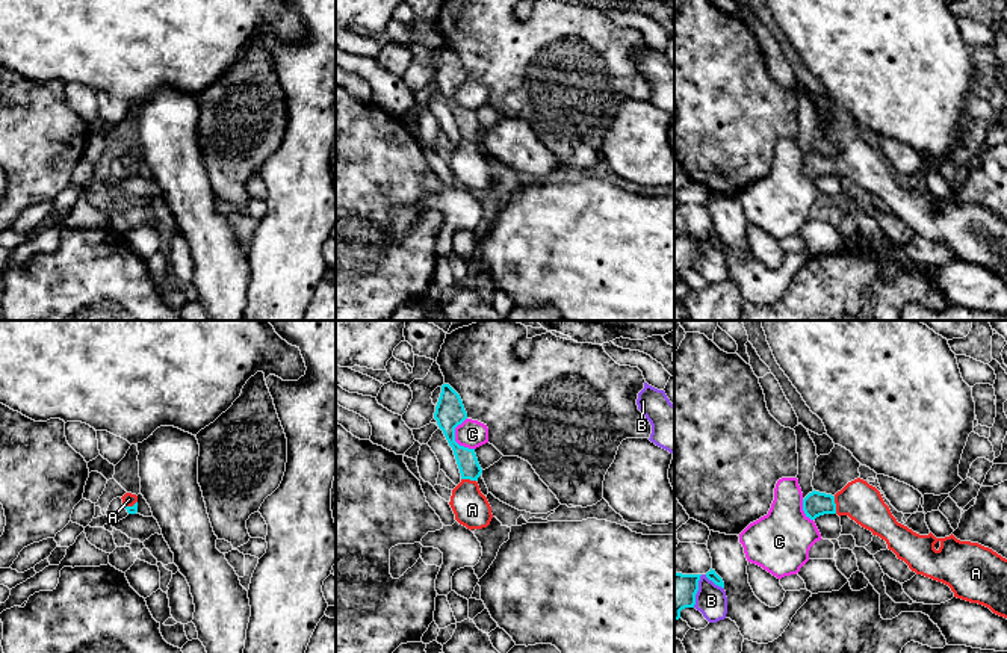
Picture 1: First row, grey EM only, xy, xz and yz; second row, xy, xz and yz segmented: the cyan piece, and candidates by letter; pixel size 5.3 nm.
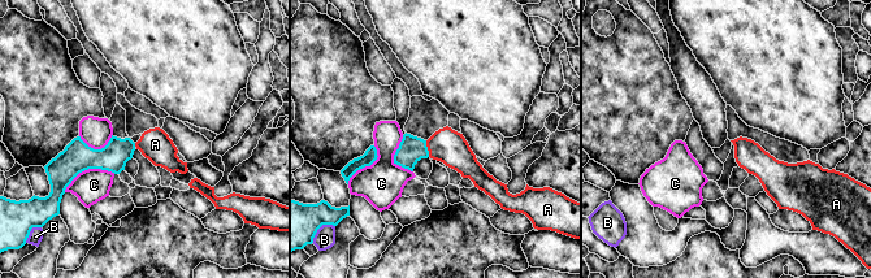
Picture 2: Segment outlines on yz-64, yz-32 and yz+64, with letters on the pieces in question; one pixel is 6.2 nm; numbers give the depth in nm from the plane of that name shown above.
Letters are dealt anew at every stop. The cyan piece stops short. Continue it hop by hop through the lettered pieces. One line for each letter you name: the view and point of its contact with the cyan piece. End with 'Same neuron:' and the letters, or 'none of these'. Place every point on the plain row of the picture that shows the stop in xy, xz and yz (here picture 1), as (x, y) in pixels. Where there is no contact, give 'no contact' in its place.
A: meets cyan in yz at (835, 167)
Same neuron: A

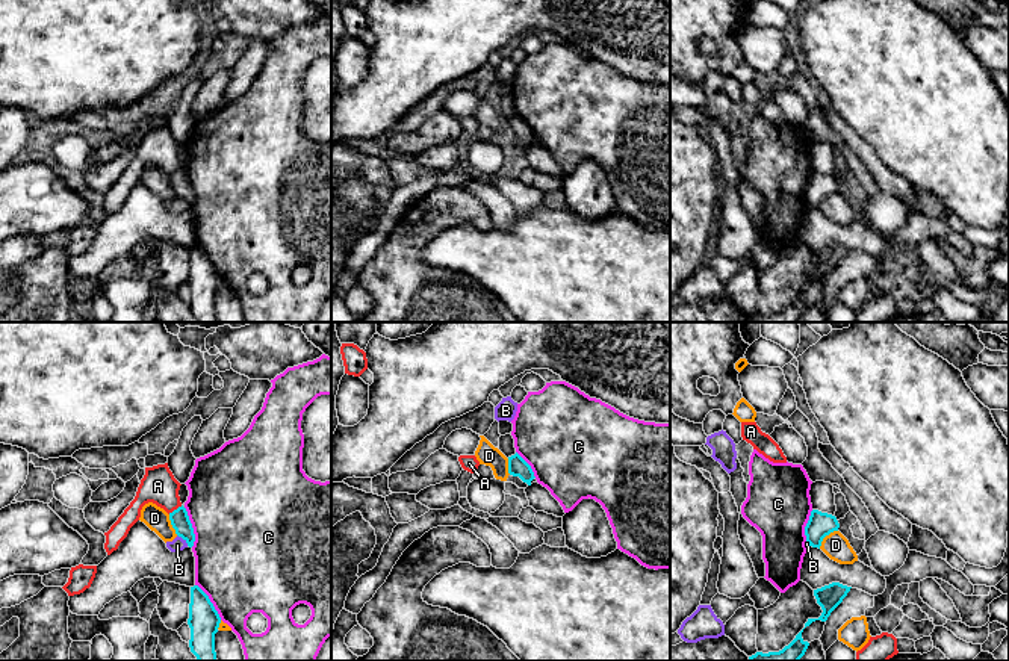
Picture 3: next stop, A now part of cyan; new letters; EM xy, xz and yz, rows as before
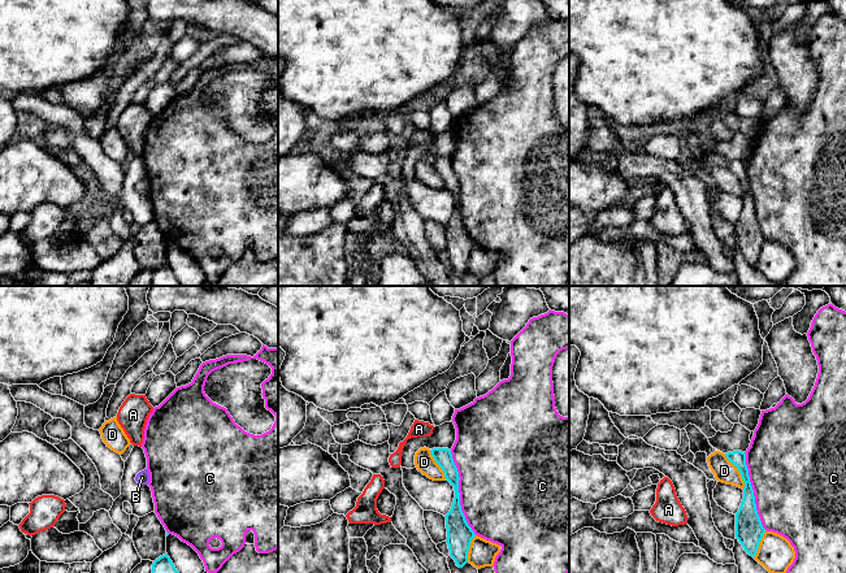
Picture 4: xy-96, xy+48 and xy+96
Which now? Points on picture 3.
Same neuron: none of these

